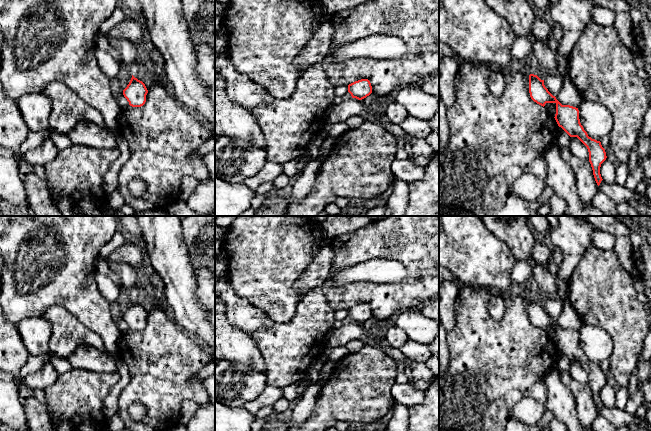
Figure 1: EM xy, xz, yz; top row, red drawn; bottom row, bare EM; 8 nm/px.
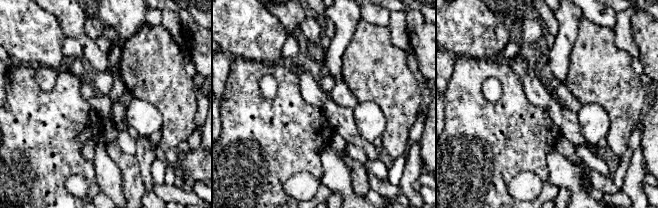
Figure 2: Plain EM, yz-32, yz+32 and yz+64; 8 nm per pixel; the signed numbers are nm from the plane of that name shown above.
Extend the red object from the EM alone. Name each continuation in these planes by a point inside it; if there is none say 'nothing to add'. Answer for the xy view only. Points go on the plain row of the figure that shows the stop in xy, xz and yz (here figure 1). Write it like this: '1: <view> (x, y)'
nothing to add

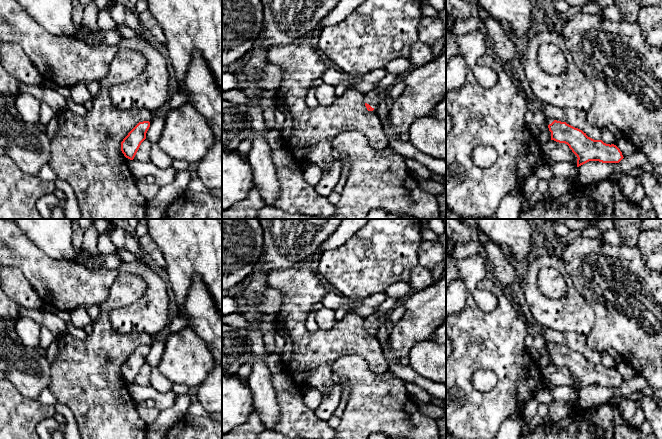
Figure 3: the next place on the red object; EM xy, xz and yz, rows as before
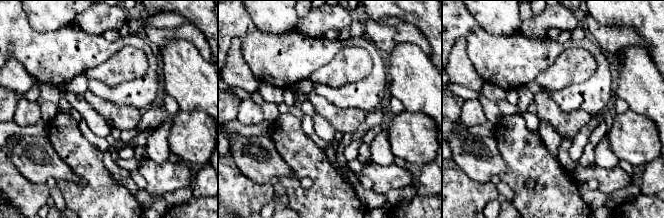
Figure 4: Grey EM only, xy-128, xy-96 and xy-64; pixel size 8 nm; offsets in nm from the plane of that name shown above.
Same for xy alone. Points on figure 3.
nothing to add

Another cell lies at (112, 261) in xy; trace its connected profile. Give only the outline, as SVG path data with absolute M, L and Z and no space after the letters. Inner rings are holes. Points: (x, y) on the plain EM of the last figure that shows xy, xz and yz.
M116 253L109 255L99 254L98 256L93 257L84 257L81 255L77 255L75 259L86 267L95 269L112 270L118 268L121 264L121 260Z

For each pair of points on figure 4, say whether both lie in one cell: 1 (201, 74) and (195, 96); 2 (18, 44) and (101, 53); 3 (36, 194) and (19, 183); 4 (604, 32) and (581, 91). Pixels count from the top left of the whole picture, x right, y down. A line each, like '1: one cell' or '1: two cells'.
1: one cell
2: one cell
3: one cell
4: two cells

